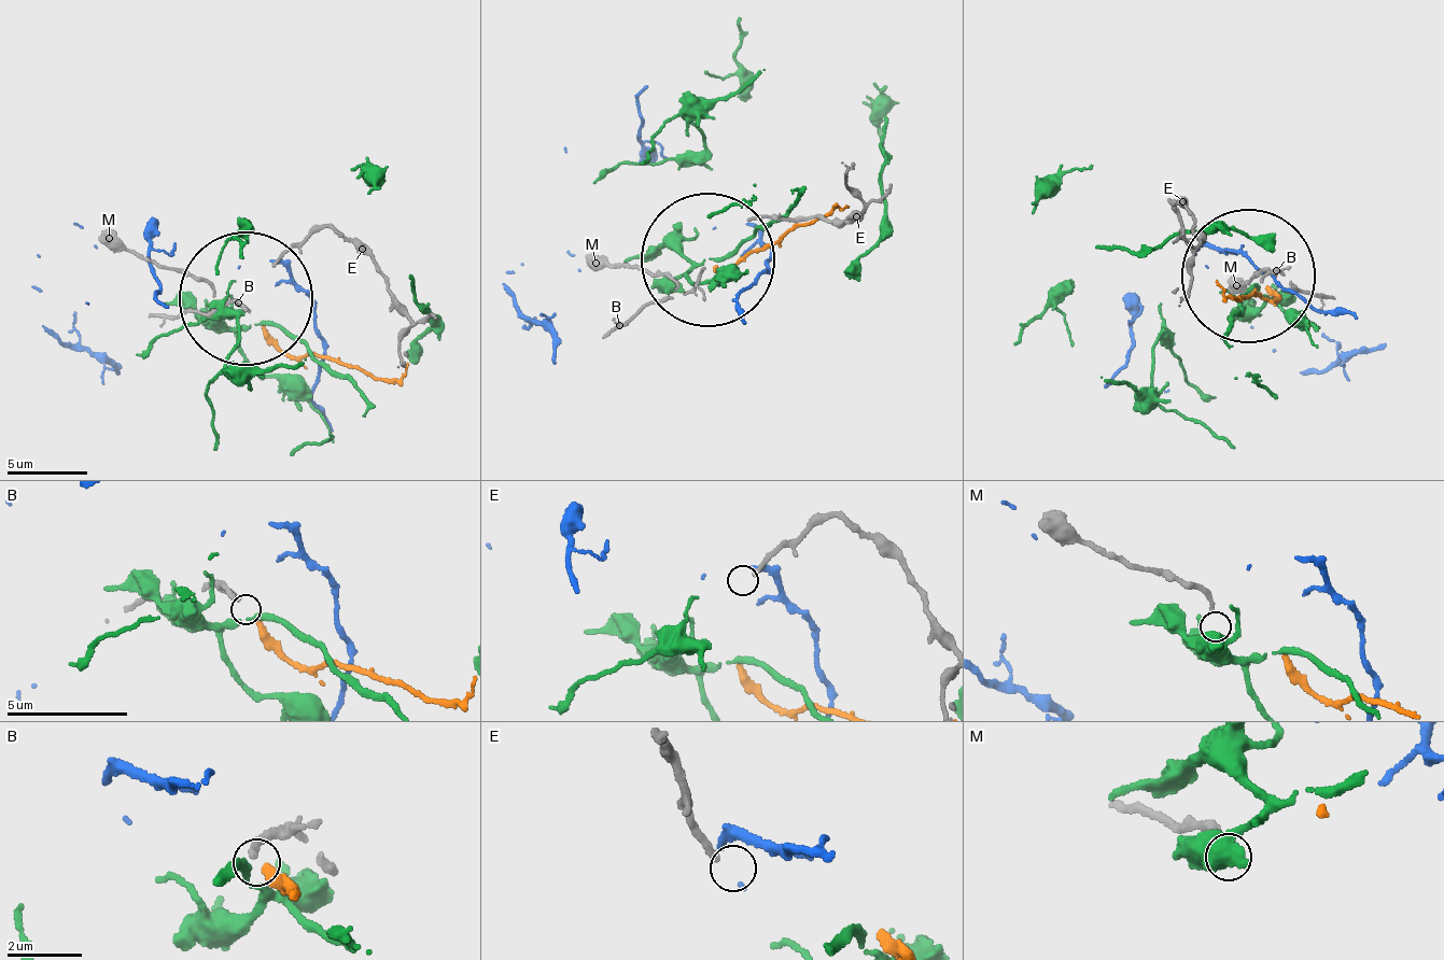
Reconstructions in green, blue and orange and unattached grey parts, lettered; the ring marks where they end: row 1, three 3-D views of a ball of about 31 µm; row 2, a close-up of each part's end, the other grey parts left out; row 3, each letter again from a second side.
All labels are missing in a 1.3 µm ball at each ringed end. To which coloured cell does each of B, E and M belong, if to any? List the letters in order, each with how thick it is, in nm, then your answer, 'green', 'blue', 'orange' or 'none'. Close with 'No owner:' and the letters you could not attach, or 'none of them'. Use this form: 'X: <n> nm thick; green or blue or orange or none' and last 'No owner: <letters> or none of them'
B: 180 nm thick; orange
E: 190 nm thick; blue
M: 190 nm thick; none
No owner: M

